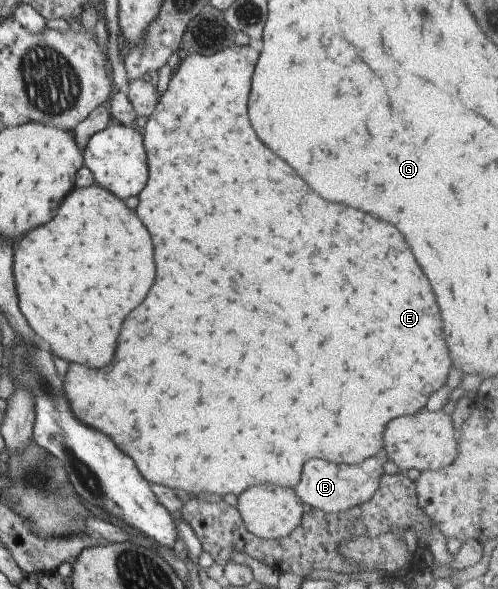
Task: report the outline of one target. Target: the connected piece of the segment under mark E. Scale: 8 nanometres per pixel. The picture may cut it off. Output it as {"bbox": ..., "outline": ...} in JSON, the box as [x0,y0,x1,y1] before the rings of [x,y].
{"bbox":[62,45,451,497],"outline":[[[249,45],[223,48],[209,56],[189,54],[179,60],[166,90],[140,130],[148,177],[147,184],[137,196],[139,202],[135,212],[151,234],[155,282],[145,300],[123,320],[111,364],[101,370],[89,370],[69,363],[62,377],[66,401],[78,421],[107,435],[121,452],[133,459],[137,470],[149,484],[171,487],[183,497],[202,493],[237,496],[246,488],[259,485],[293,489],[300,479],[302,466],[309,458],[354,466],[381,454],[385,425],[395,417],[413,414],[424,406],[427,398],[443,387],[451,366],[443,342],[439,308],[429,282],[413,260],[413,254],[397,228],[355,208],[321,200],[307,184],[303,186],[303,180],[291,166],[277,158],[253,134],[245,104],[255,60],[257,51]]]}

